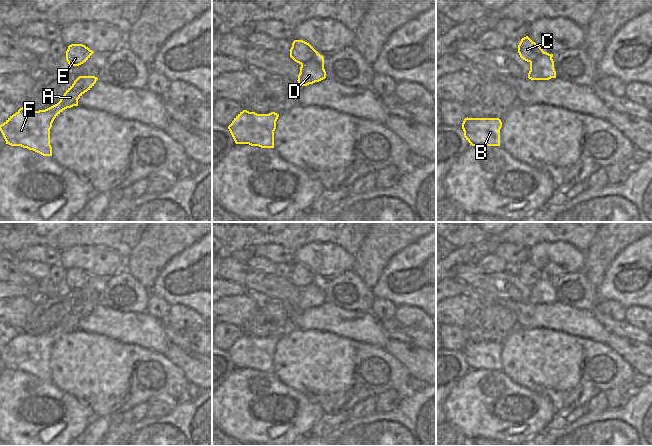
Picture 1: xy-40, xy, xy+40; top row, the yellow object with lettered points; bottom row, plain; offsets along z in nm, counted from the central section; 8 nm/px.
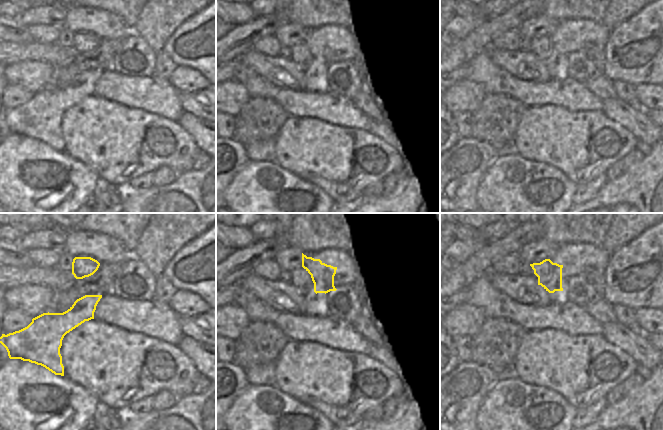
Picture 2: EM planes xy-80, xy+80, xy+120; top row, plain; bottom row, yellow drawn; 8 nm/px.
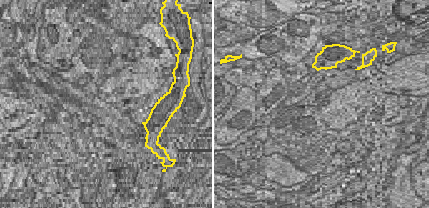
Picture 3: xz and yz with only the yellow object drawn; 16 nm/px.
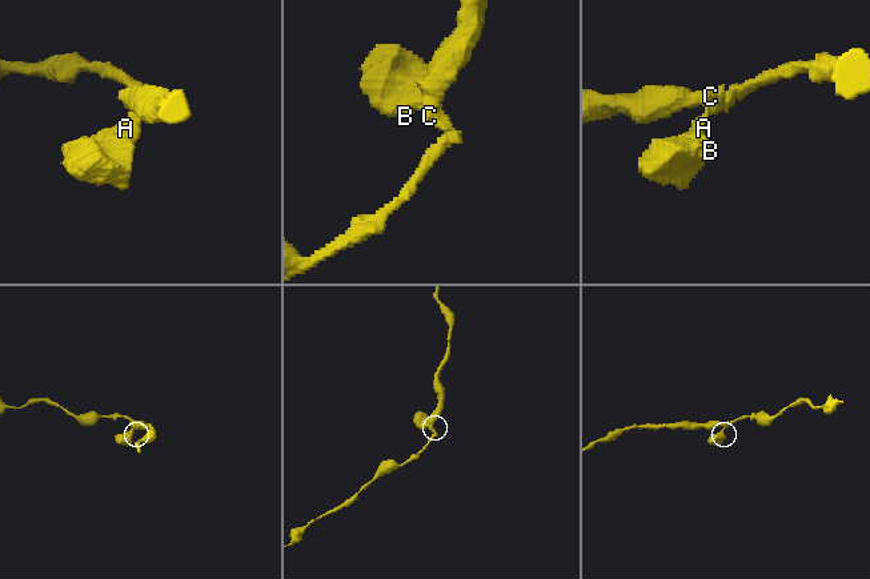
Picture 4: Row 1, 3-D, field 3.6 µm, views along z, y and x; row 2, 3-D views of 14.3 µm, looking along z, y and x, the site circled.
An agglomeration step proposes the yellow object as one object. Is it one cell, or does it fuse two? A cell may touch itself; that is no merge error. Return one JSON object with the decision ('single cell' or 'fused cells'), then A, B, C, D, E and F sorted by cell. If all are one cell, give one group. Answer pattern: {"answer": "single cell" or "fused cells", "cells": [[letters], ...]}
{"answer": "fused cells", "cells": [["A", "B", "D", "F"], ["C", "E"]]}

